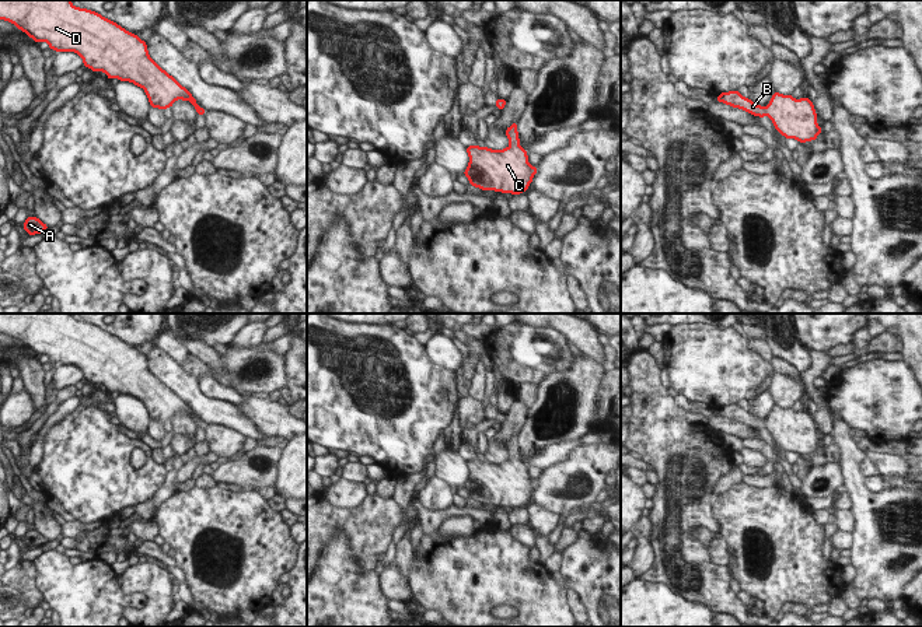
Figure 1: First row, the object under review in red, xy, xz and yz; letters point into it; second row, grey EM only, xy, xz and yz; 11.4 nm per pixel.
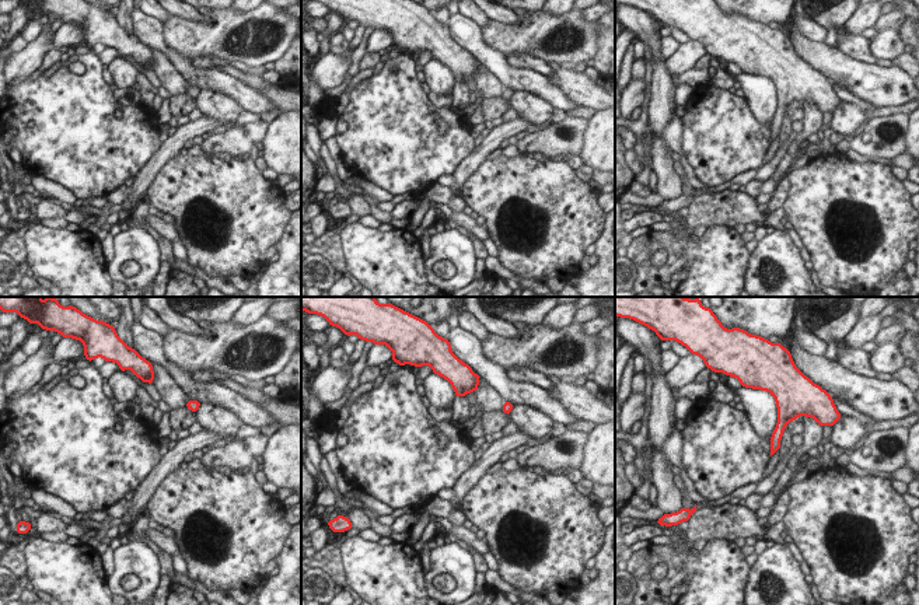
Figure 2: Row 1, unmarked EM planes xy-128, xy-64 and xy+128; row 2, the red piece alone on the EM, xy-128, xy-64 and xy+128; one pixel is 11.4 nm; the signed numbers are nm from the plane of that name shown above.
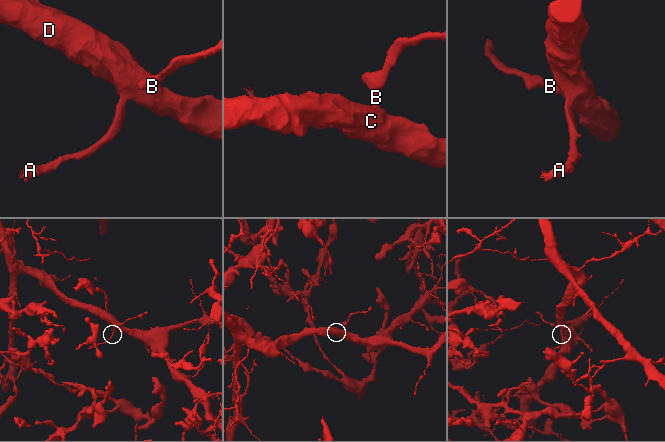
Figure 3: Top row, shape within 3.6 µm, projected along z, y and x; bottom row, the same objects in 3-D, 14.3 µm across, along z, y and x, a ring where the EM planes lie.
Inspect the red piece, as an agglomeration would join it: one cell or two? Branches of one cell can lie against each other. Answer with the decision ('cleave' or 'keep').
keep

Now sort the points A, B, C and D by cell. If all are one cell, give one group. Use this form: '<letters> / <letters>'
A B C D

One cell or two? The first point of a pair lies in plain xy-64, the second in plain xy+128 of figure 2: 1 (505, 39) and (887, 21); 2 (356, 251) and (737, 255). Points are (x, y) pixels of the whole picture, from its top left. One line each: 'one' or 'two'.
1: two
2: one

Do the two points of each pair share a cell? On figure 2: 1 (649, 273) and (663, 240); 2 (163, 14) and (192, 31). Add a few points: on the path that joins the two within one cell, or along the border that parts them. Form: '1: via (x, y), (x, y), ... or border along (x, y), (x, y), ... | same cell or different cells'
1: via (645, 263), (645, 252), (653, 244) | same cell
2: border along (170, 16), (163, 23) | different cells

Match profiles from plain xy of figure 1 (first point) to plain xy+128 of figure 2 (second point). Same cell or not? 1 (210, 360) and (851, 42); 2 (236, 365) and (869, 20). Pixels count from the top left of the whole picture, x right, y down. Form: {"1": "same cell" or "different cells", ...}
{"1": "same cell", "2": "different cells"}

